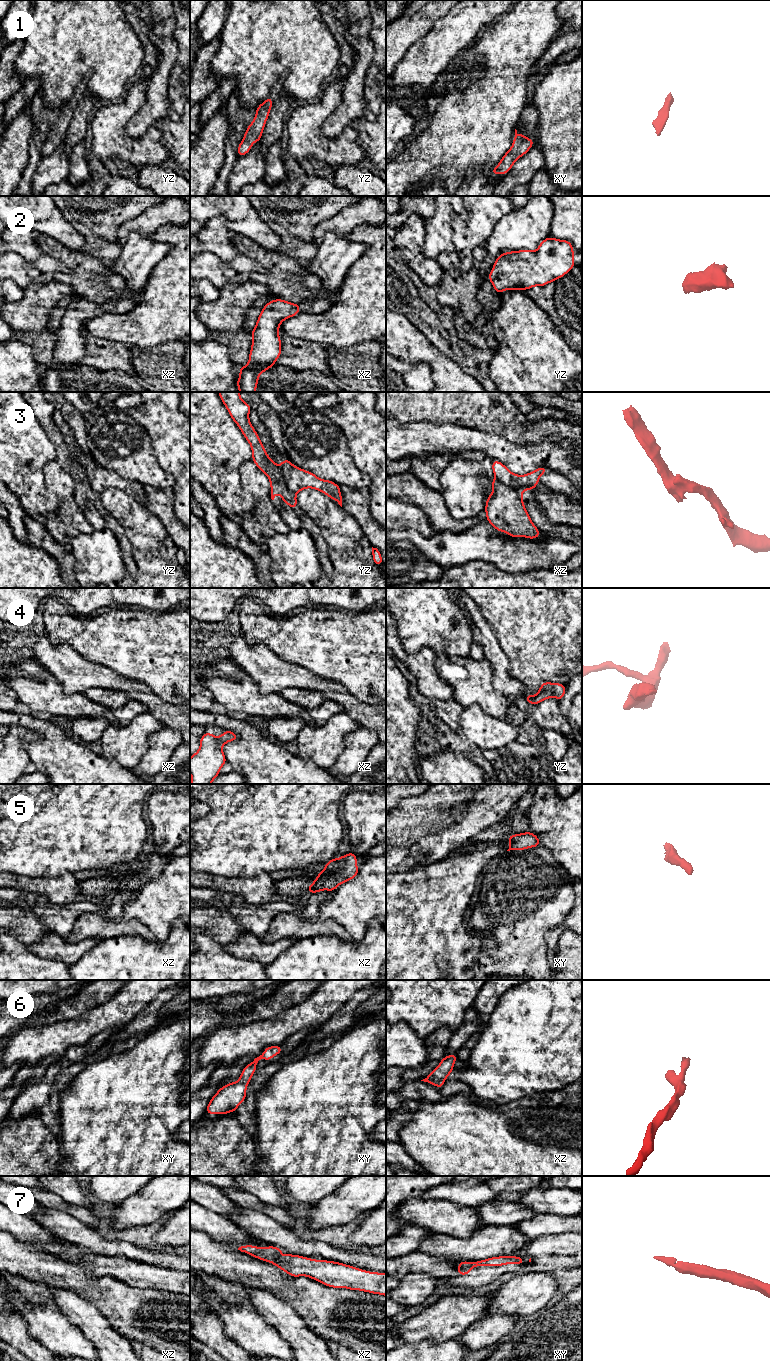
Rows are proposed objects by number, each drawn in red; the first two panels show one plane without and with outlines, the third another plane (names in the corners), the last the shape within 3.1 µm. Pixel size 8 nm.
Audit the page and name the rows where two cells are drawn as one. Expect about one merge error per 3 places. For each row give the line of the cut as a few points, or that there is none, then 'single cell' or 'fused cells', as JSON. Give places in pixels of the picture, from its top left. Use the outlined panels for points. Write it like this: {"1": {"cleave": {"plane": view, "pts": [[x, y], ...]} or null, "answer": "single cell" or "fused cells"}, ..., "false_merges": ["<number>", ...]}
{"1": {"cleave": null, "answer": "single cell"}, "2": {"cleave": null, "answer": "single cell"}, "3": {"cleave": {"plane": "yz", "pts": [[279, 469], [286, 486], [295, 494]]}, "answer": "fused cells"}, "4": {"cleave": null, "answer": "single cell"}, "5": {"cleave": null, "answer": "single cell"}, "6": {"cleave": null, "answer": "single cell"}, "7": {"cleave": null, "answer": "single cell"}, "false_merges": ["3"]}

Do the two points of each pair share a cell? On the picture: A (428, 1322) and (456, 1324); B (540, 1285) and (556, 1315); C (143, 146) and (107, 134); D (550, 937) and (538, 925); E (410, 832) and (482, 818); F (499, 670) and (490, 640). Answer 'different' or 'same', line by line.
A: same
B: different
C: same
D: different
E: same
F: same

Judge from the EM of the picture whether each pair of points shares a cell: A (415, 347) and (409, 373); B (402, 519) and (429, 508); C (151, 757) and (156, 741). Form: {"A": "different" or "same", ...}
{"A": "different", "B": "different", "C": "same"}

